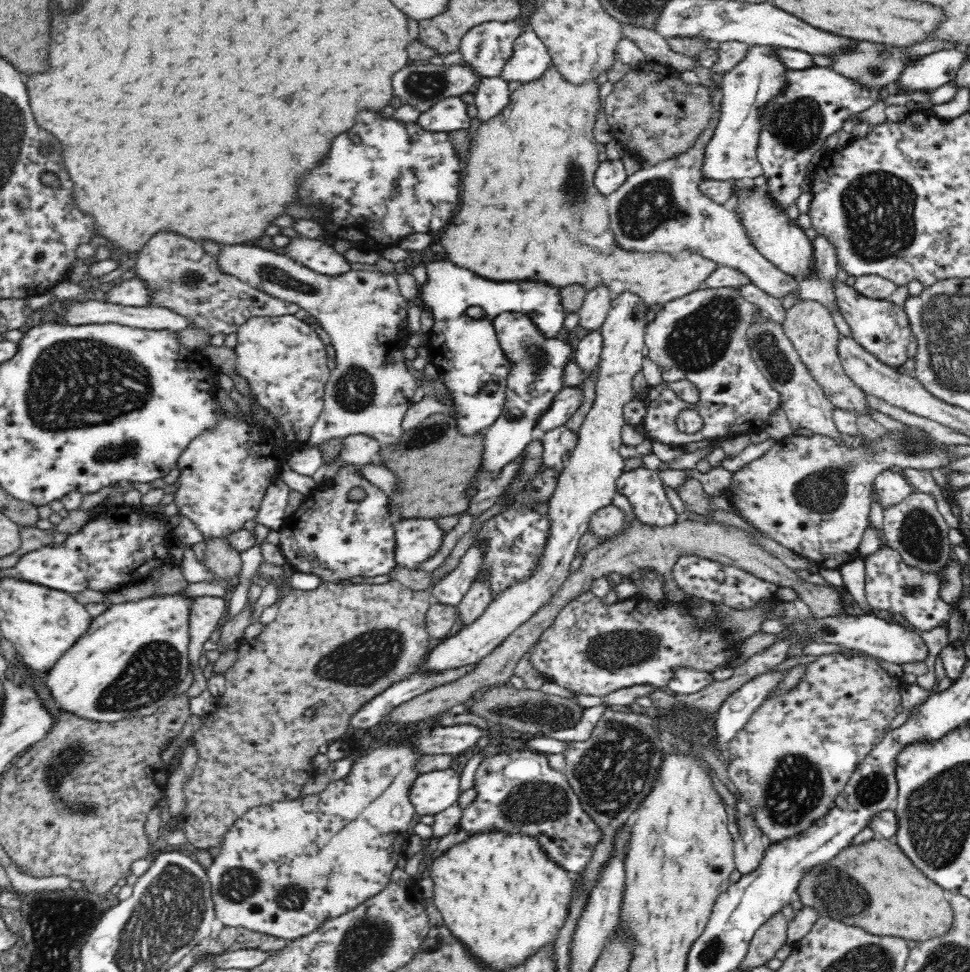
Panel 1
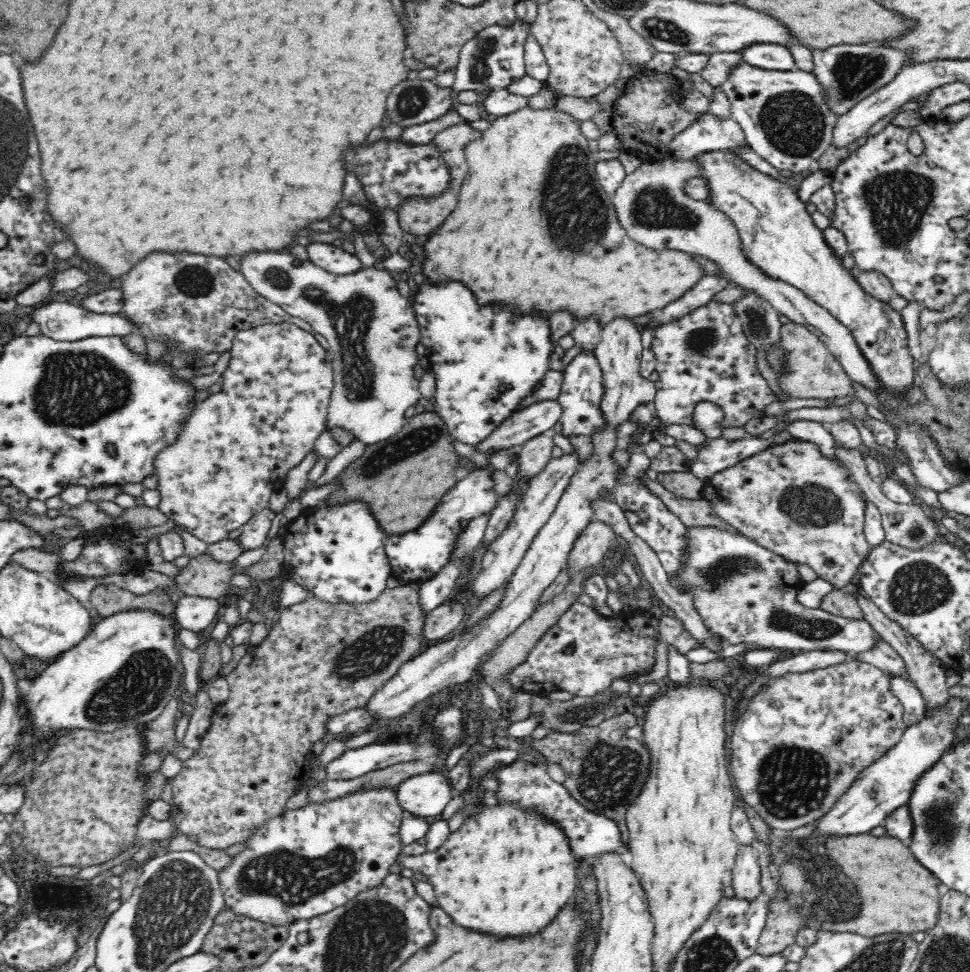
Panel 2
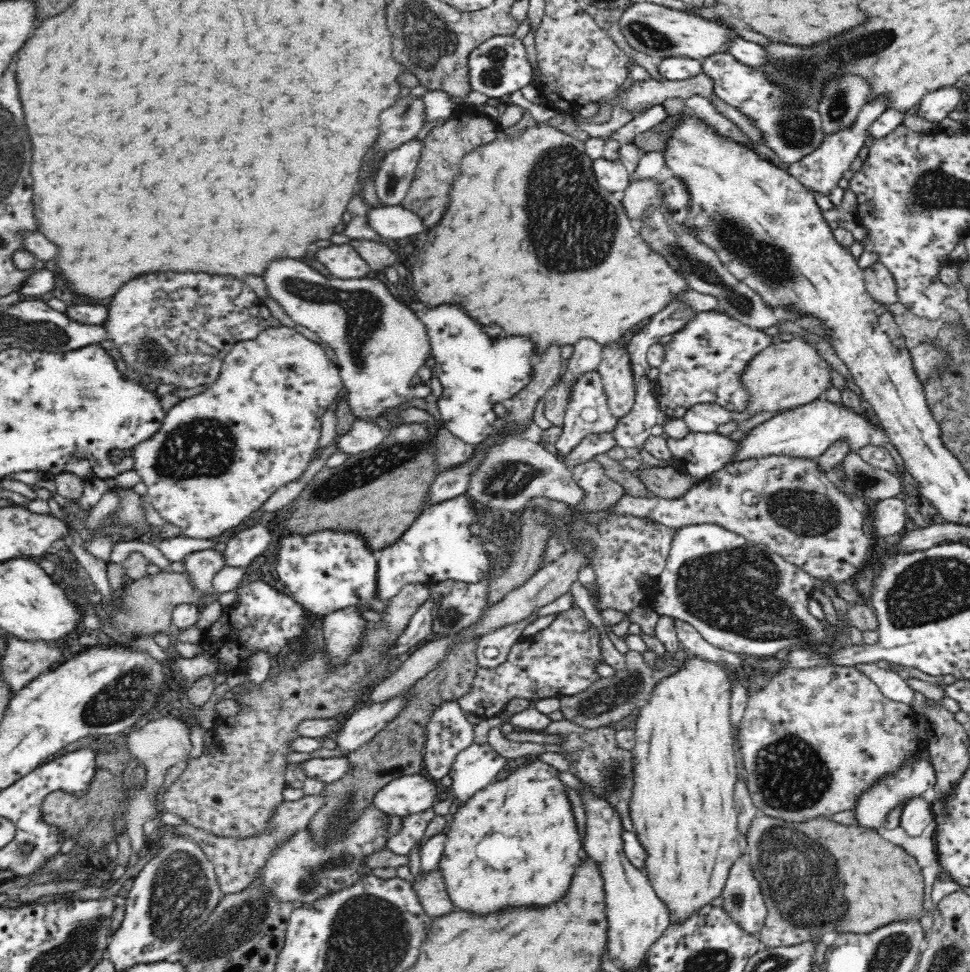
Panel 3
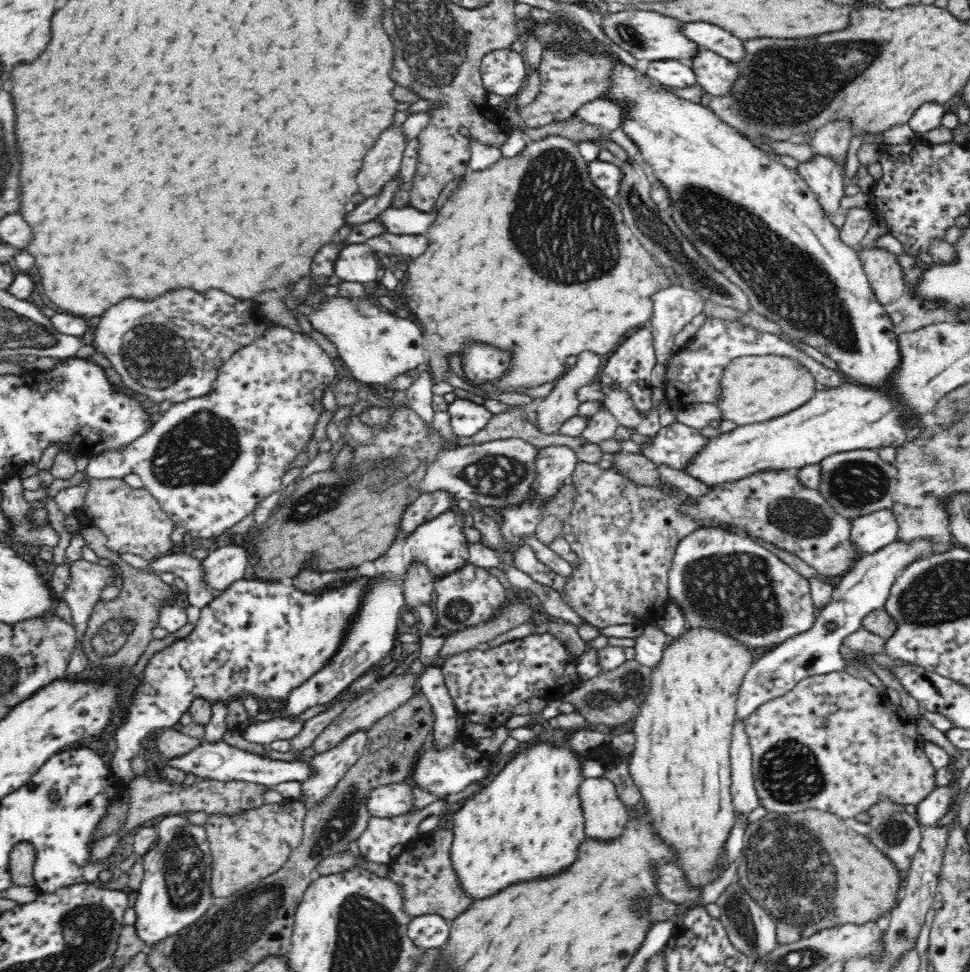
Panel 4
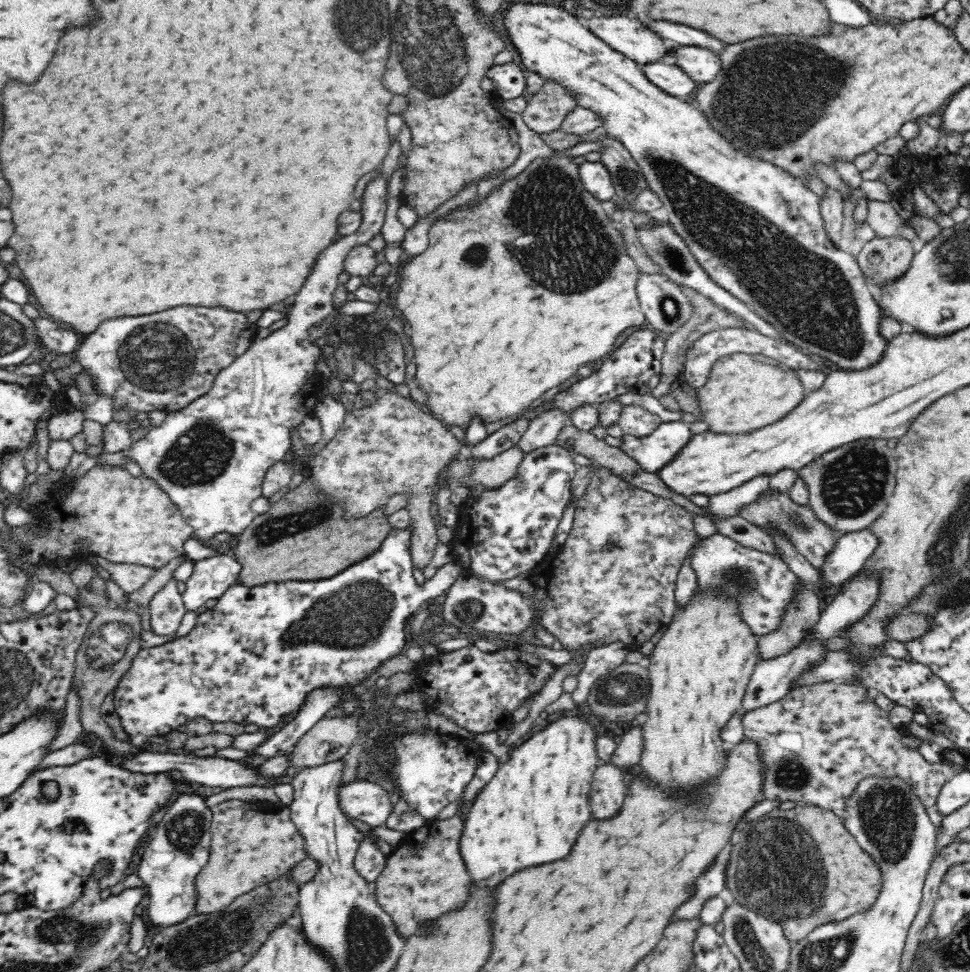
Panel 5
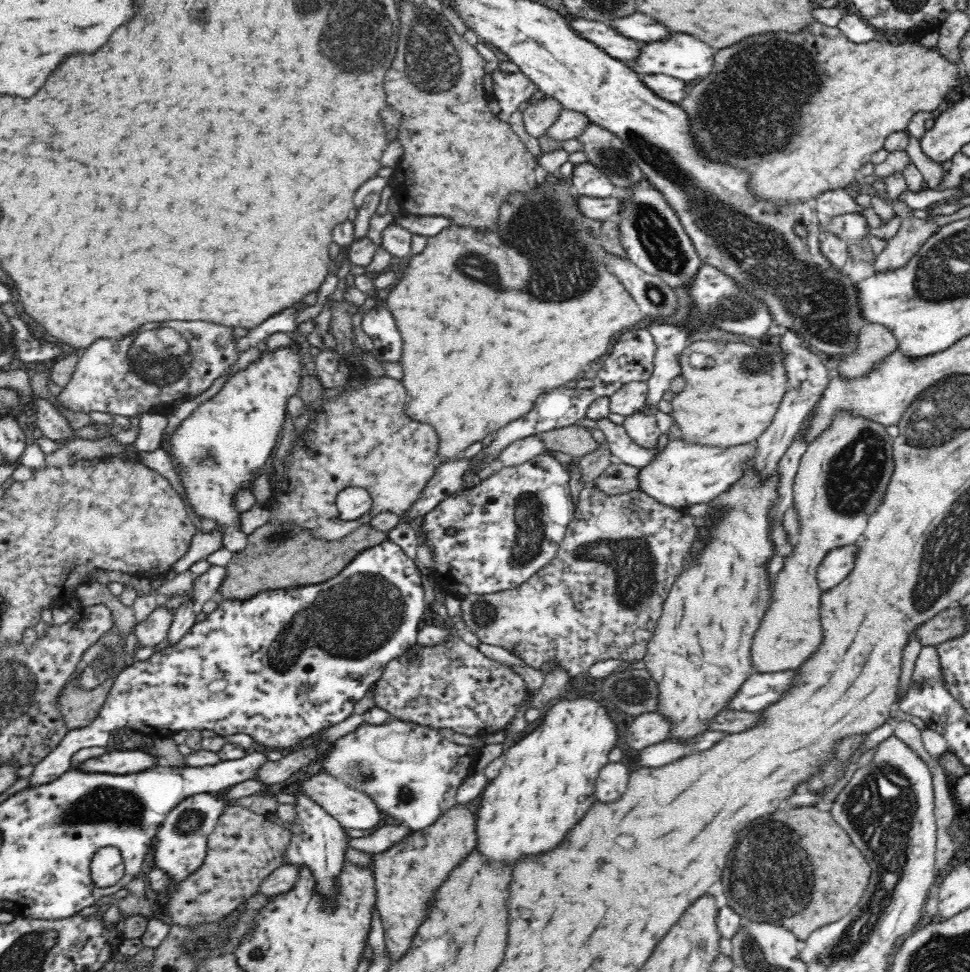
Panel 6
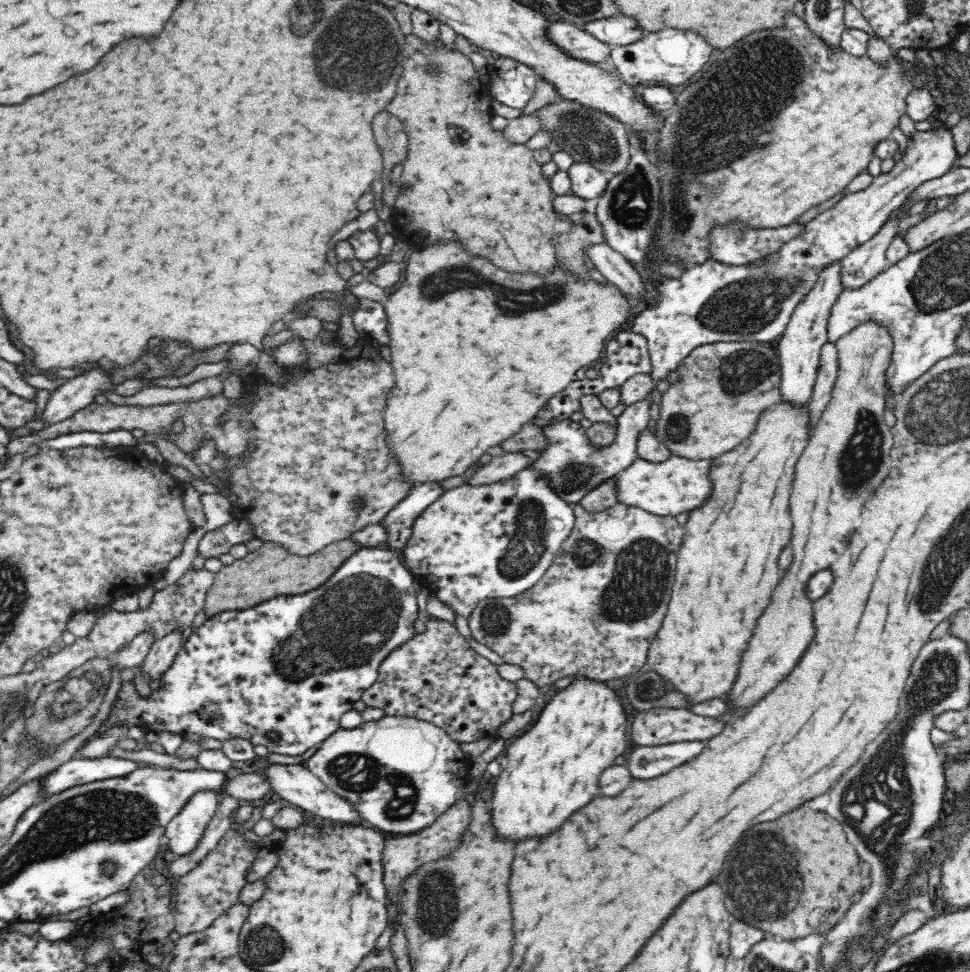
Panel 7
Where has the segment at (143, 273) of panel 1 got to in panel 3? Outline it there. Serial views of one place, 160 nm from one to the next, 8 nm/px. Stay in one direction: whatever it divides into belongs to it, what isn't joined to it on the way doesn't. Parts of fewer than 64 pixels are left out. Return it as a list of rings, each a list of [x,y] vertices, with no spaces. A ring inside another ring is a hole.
[[[150,274],[150,276],[142,276],[136,280],[130,280],[124,288],[120,288],[120,292],[112,298],[108,309],[108,316],[103,322],[102,327],[106,329],[106,339],[114,342],[115,347],[120,352],[122,358],[122,369],[129,376],[136,378],[139,382],[144,384],[150,382],[158,382],[160,384],[170,384],[174,388],[191,389],[197,386],[210,386],[219,377],[221,368],[223,366],[224,357],[232,350],[236,343],[255,339],[265,328],[281,326],[280,321],[272,316],[268,311],[268,307],[260,302],[258,295],[254,290],[250,289],[245,282],[237,280],[236,278],[221,278],[220,276],[211,276],[210,274]]]

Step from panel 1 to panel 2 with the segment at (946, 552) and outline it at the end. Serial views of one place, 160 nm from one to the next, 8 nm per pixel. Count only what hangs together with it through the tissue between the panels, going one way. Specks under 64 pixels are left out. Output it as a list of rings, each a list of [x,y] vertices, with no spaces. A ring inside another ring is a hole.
[[[835,445],[834,450],[837,458],[842,464],[848,467],[853,480],[858,483],[867,500],[872,501],[879,508],[886,541],[905,546],[906,548],[924,548],[924,546],[928,546],[928,544],[934,544],[934,542],[941,540],[940,526],[931,515],[929,515],[925,505],[920,507],[913,503],[895,503],[886,497],[882,492],[880,481],[870,477],[866,462],[862,459],[863,456],[861,455],[860,448],[848,450],[840,447],[840,445]]]

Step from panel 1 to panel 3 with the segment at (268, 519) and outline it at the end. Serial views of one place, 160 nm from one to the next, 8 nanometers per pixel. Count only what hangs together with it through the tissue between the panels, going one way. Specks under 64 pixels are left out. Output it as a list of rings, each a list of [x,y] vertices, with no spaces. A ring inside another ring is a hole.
[[[266,523],[254,525],[233,535],[225,544],[225,550],[222,552],[224,567],[245,569],[252,564],[254,558],[258,558],[258,556],[264,554],[264,550],[270,546],[270,542],[272,542],[272,534],[271,531],[266,528]]]

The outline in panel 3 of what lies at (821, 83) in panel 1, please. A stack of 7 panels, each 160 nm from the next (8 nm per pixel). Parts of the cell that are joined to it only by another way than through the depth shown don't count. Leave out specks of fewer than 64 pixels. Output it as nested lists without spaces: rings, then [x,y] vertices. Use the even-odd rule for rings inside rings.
[[[718,52],[700,60],[702,73],[712,79],[713,95],[749,116],[766,137],[766,145],[776,153],[776,162],[784,167],[808,156],[822,145],[822,121],[817,110],[802,108],[786,101],[786,91],[768,80],[755,67],[742,64],[727,52]]]

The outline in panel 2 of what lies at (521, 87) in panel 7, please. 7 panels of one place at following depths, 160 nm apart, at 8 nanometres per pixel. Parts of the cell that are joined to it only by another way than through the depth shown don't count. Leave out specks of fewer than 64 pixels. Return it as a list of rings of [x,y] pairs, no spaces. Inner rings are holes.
[[[518,19],[511,27],[492,25],[485,28],[464,44],[455,68],[455,81],[450,96],[452,106],[449,110],[455,110],[455,106],[460,103],[458,95],[462,90],[474,90],[485,95],[494,89],[507,89],[510,84],[526,76],[524,43],[529,31],[530,25]]]

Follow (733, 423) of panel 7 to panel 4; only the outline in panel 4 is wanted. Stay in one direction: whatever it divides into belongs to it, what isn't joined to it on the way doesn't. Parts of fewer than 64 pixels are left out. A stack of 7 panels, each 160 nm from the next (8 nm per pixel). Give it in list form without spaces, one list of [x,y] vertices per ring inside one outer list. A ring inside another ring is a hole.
[[[740,356],[724,366],[720,398],[714,405],[720,410],[721,420],[731,420],[737,426],[761,423],[807,404],[816,390],[814,384],[814,377],[790,357]]]

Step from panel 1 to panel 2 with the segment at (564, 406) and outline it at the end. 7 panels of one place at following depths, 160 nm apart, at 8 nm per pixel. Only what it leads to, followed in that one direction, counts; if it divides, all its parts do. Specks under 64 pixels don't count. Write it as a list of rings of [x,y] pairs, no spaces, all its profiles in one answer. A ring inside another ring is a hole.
[[[557,400],[534,402],[520,412],[513,412],[474,448],[485,454],[520,448],[527,440],[549,433],[554,424],[559,423],[561,415],[562,408]]]

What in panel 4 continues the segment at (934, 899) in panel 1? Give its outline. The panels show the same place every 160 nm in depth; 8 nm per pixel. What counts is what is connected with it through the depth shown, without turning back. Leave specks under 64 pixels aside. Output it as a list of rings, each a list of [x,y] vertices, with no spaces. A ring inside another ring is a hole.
[[[814,808],[792,812],[789,815],[769,812],[758,821],[748,824],[744,833],[744,848],[737,860],[736,880],[742,885],[742,889],[760,905],[760,908],[763,908],[775,921],[777,941],[782,944],[792,944],[797,940],[810,938],[819,930],[835,925],[844,927],[848,923],[866,924],[870,920],[876,920],[894,908],[901,890],[900,875],[894,863],[883,852],[876,849],[868,841],[868,837],[846,826],[844,820],[836,818],[835,814]]]

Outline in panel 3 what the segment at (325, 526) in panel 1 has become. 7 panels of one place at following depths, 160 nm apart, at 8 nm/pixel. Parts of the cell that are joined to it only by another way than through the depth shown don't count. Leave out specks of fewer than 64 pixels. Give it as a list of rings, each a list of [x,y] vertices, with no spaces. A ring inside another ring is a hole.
[[[318,531],[308,536],[286,535],[273,552],[275,569],[290,595],[298,604],[317,616],[326,616],[347,606],[361,604],[381,613],[382,603],[376,597],[377,553],[368,549],[358,533]]]

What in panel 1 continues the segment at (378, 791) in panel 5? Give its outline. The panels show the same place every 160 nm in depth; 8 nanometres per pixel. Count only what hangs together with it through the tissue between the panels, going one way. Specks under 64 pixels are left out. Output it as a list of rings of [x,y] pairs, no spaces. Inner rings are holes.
[[[452,769],[419,774],[408,792],[410,803],[420,816],[435,815],[459,798],[460,774]]]

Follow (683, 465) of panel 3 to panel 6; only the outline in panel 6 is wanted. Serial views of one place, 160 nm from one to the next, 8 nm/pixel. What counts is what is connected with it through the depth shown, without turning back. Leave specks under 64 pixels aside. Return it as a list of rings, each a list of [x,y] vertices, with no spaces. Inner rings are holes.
[[[598,418],[596,426],[604,433],[606,445],[611,450],[615,460],[636,468],[644,468],[670,440],[666,434],[660,435],[657,449],[652,451],[652,449],[644,449],[636,444],[629,437],[623,424],[614,423],[608,418]]]

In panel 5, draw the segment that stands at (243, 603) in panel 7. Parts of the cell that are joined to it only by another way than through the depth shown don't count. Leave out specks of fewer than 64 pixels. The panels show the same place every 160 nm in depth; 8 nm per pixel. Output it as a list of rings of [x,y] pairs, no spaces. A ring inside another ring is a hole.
[[[306,479],[293,491],[284,493],[267,512],[256,515],[243,530],[233,556],[240,563],[236,583],[248,588],[284,581],[317,581],[336,576],[345,568],[370,556],[391,531],[382,508],[362,519],[346,520],[332,499],[314,491]]]

